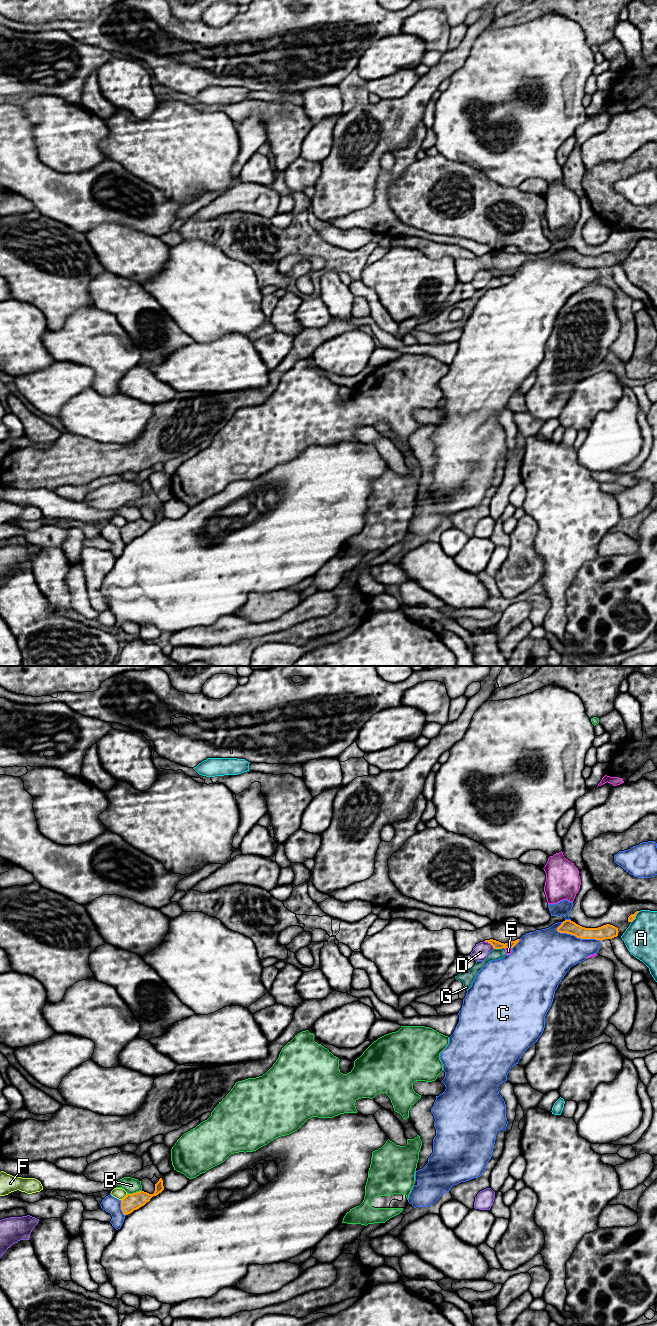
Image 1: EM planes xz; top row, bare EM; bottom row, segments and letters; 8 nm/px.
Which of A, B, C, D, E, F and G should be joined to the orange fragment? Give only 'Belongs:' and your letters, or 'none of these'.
Belongs: none of these

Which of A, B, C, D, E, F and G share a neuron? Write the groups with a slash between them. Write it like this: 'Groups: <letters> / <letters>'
Groups: A / B / C / D / E G / F

